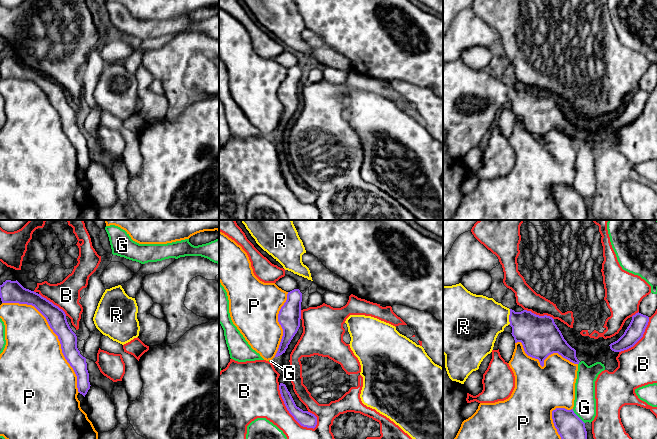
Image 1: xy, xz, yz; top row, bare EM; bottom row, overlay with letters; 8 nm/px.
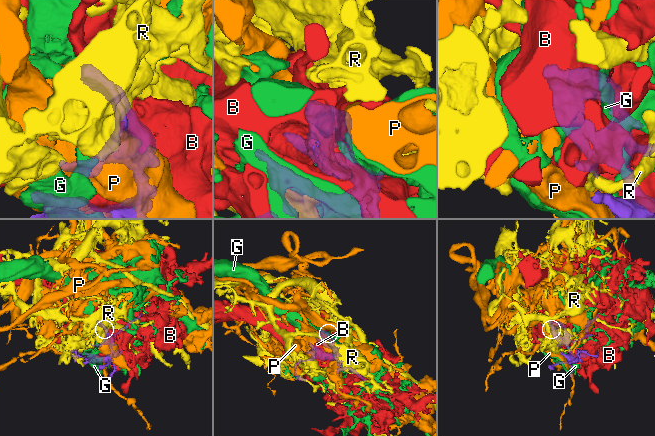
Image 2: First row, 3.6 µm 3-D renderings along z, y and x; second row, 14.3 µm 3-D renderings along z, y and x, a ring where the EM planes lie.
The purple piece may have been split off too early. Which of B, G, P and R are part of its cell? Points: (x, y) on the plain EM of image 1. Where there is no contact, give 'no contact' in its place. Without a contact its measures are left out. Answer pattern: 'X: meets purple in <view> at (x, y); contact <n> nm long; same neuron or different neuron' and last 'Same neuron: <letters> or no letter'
B: meets purple in xz at (288, 186); contact 460 nm long; different neuron
G: meets purple in yz at (577, 192); contact 160 nm long; different neuron
P: meets purple in xy at (55, 109); contact 950 nm long; different neuron
R: meets purple in yz at (509, 93); contact 130 nm long; same neuron
Same neuron: R

